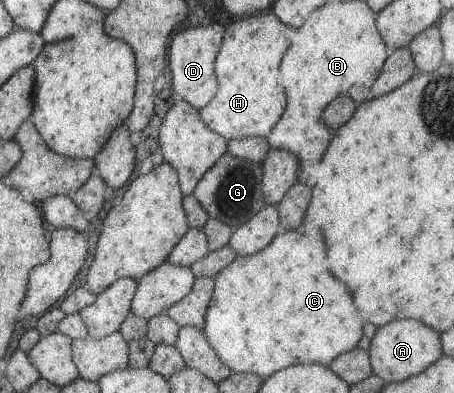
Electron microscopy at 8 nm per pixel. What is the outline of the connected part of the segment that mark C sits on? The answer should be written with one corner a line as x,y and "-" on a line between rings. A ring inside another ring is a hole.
280,230
262,250
235,259
212,278
212,301
202,327
207,343
231,372
269,377
273,372
297,364
328,366
335,357
348,352
361,339
364,324
343,287
321,263
313,259
315,241
301,235
305,230

